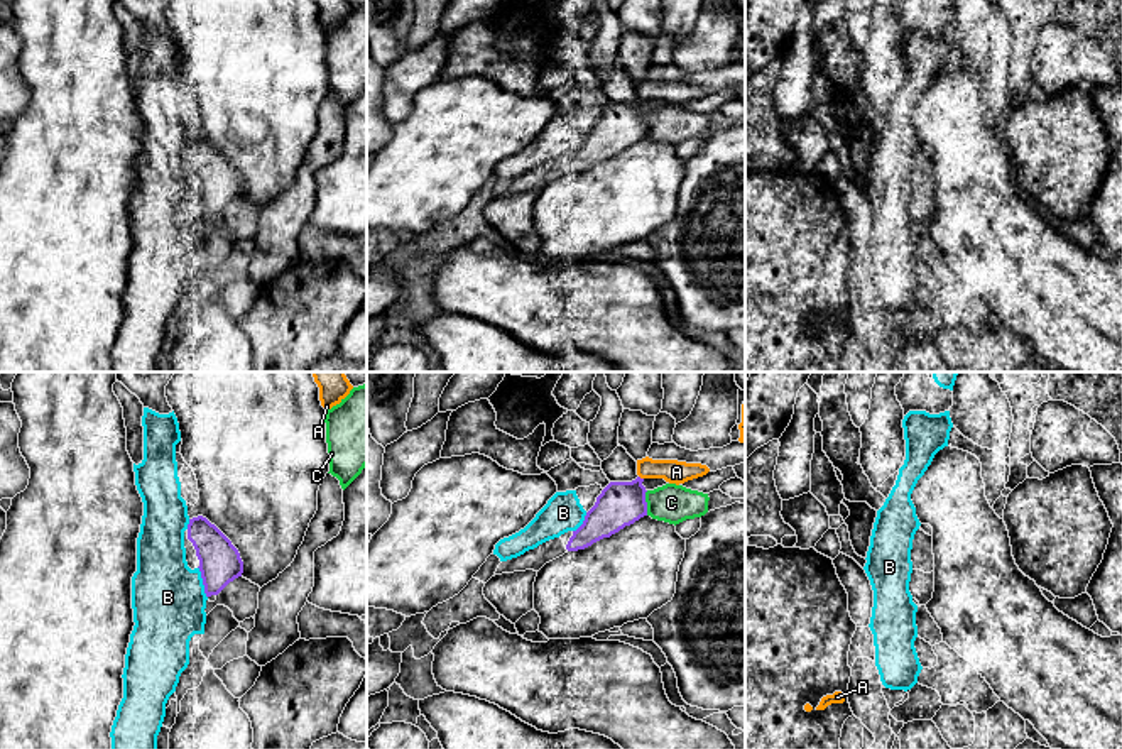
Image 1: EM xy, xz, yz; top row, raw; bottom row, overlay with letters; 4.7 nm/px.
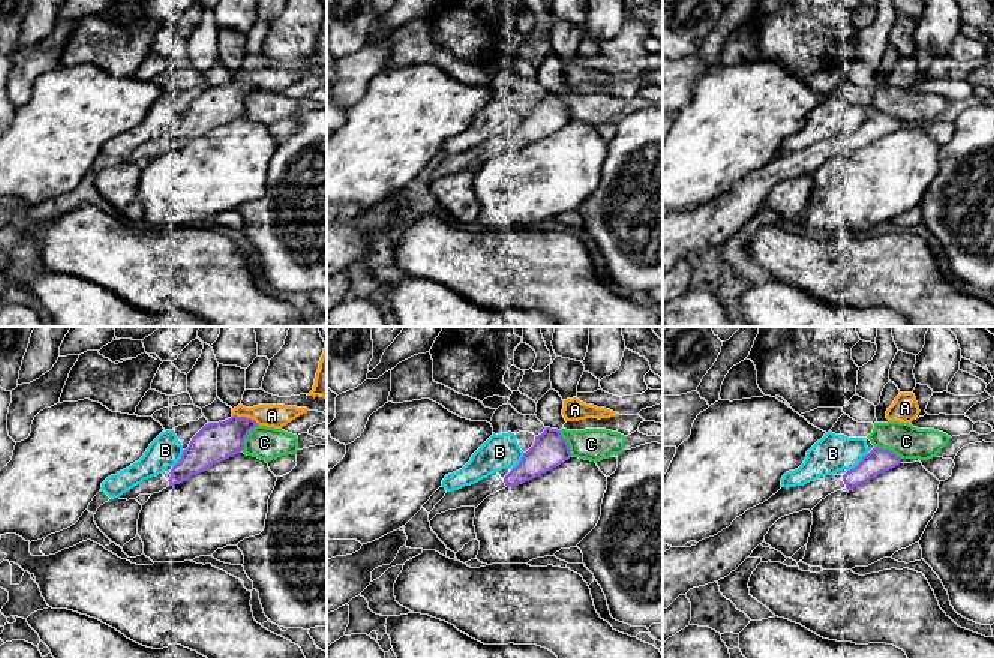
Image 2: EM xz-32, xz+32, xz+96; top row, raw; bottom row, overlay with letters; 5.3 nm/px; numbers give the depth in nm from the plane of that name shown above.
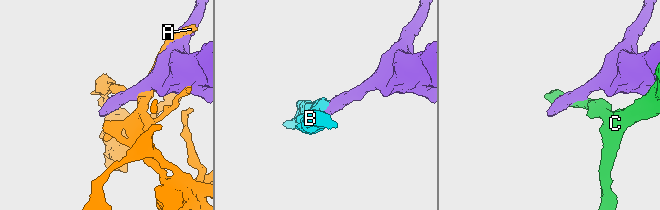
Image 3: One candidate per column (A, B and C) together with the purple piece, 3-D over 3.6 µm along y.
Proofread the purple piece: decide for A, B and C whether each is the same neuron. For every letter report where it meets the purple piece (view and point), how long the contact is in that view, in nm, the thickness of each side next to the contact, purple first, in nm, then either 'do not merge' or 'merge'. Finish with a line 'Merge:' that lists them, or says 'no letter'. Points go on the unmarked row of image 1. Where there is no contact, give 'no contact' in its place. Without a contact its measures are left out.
A: contact xz (639, 98); length 30 nm; calibres 220 and 110 nm; do not merge
B: contact xy (203, 203); length 160 nm; calibres 200 and 360 nm; do not merge
C: contact xz (646, 124); length 120 nm; calibres 220 and 180 nm; do not merge
Merge: no letter

